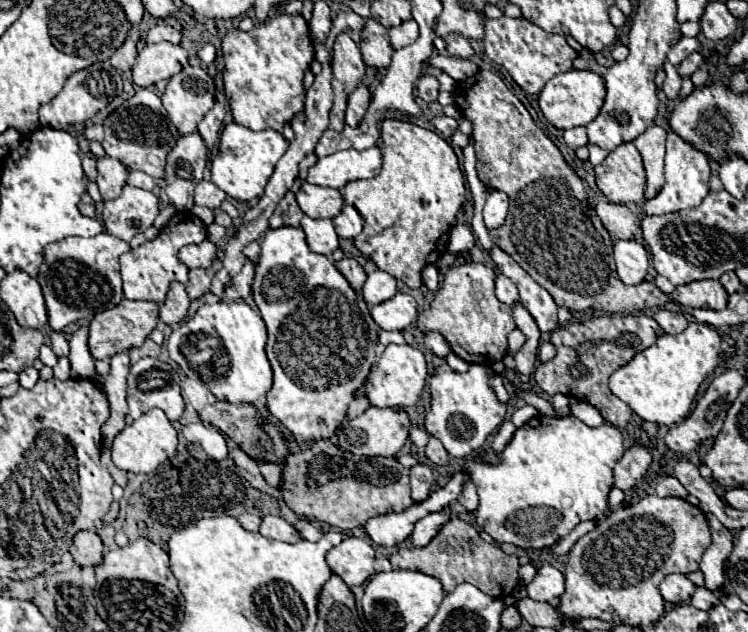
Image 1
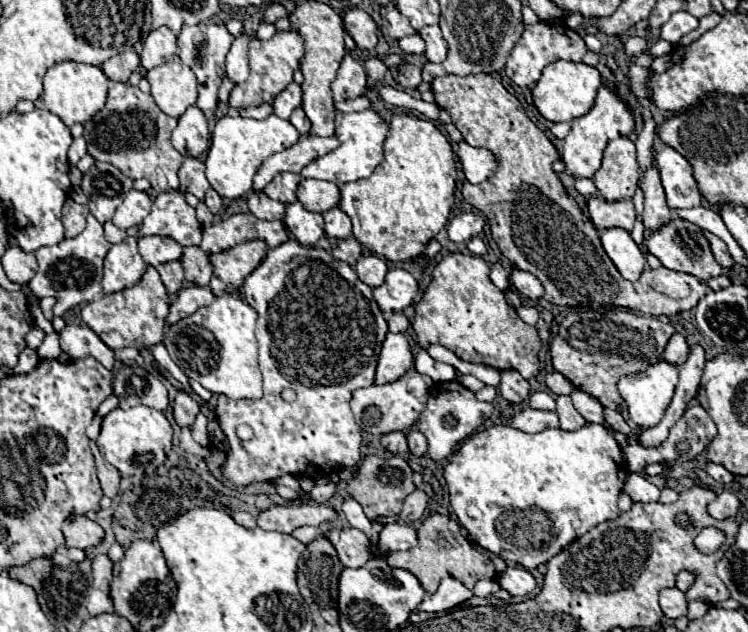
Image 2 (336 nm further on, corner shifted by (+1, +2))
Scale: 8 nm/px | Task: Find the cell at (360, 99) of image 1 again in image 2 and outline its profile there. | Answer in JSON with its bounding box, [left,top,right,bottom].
[332,53,366,101]

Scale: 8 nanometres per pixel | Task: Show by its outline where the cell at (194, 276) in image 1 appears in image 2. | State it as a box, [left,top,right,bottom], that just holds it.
[182,247,212,287]

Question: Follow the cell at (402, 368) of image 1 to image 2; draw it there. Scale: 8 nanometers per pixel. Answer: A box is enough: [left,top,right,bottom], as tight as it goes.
[376,333,414,385]

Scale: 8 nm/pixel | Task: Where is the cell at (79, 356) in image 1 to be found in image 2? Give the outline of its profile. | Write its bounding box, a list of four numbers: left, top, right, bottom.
[60,325,114,369]

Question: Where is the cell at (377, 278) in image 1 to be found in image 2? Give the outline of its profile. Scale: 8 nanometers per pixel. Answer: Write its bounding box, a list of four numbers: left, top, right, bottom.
[356,255,388,287]

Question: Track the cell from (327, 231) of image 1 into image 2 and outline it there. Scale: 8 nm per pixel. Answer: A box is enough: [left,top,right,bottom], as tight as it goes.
[284,203,324,245]

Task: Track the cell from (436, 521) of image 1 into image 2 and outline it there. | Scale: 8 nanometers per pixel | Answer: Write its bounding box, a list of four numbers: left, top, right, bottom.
[378,523,418,551]

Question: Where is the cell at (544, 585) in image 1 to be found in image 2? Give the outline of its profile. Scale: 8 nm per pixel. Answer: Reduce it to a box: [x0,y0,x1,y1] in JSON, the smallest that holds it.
[496,567,536,595]

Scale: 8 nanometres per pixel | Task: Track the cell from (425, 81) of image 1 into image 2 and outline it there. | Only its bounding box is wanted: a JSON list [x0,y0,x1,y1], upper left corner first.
[398,63,422,89]

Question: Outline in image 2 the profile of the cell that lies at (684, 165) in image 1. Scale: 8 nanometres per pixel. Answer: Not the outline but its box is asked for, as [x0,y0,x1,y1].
[656,147,702,209]

